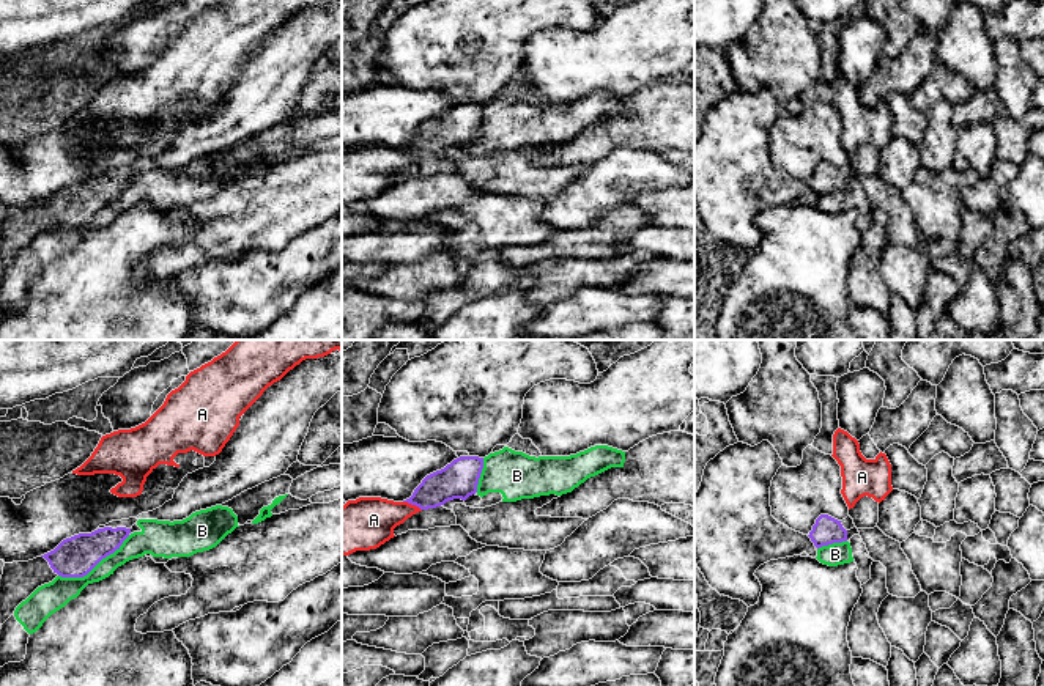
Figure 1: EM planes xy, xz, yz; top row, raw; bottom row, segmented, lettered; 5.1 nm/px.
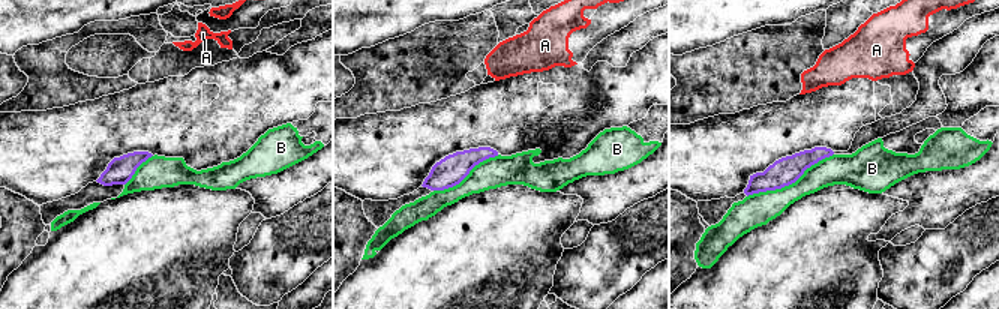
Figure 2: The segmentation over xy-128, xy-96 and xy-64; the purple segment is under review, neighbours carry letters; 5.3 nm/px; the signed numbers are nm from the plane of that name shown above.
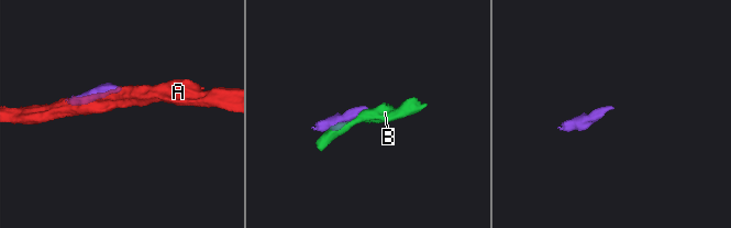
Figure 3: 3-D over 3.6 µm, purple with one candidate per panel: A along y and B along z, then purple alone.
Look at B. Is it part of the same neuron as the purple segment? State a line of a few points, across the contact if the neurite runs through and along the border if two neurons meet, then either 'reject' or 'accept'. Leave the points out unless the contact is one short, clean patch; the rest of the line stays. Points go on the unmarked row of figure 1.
reject

